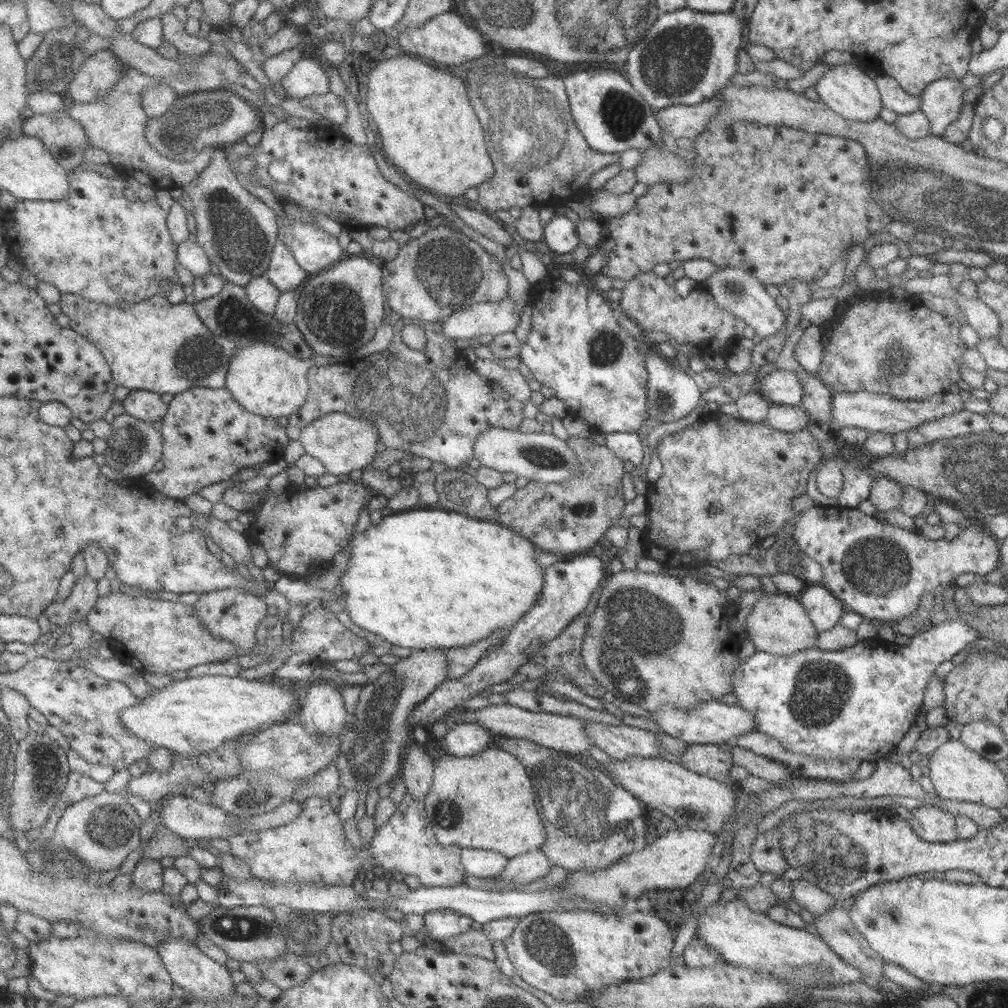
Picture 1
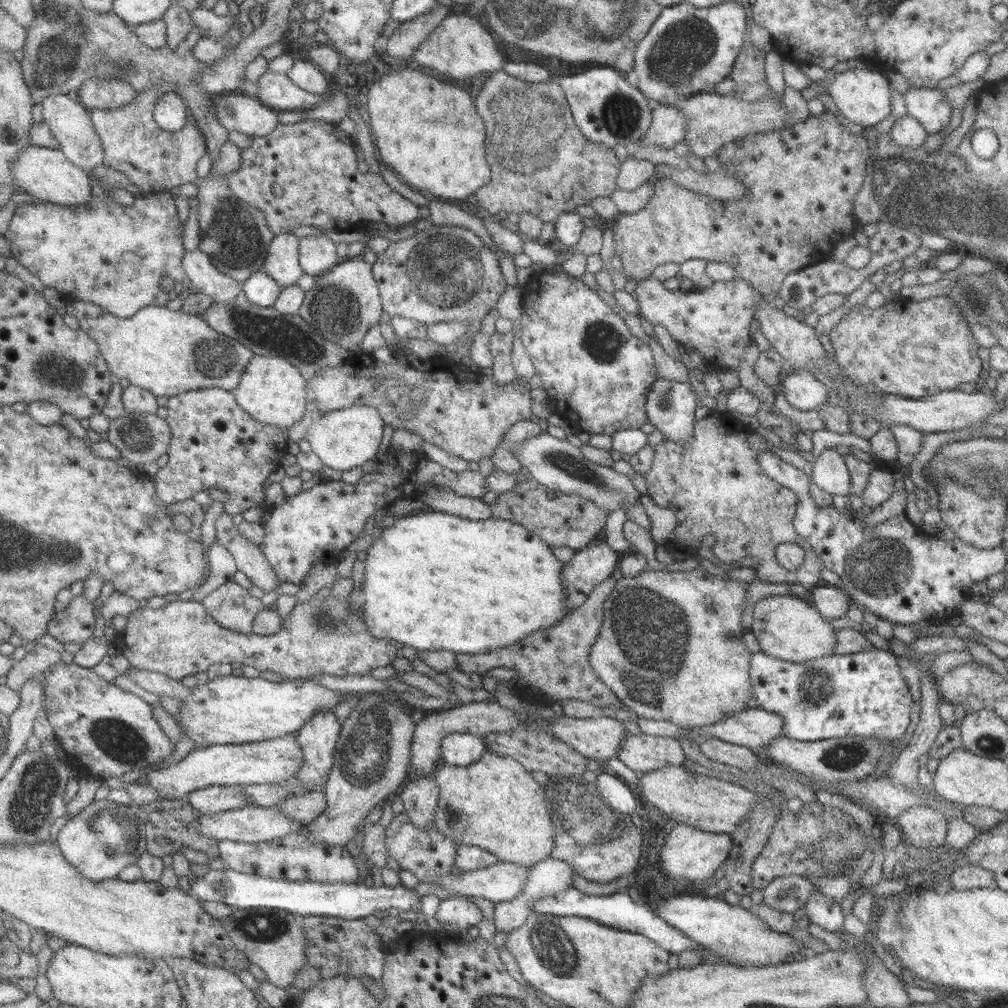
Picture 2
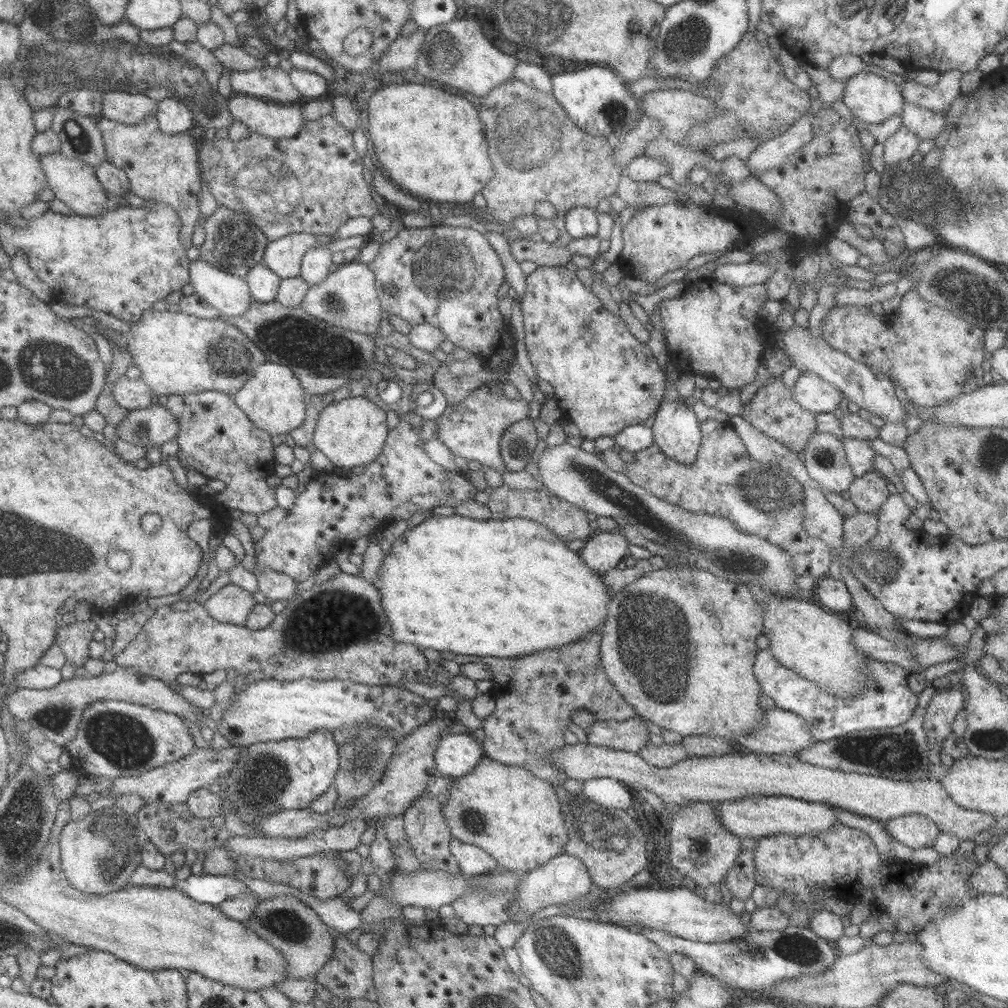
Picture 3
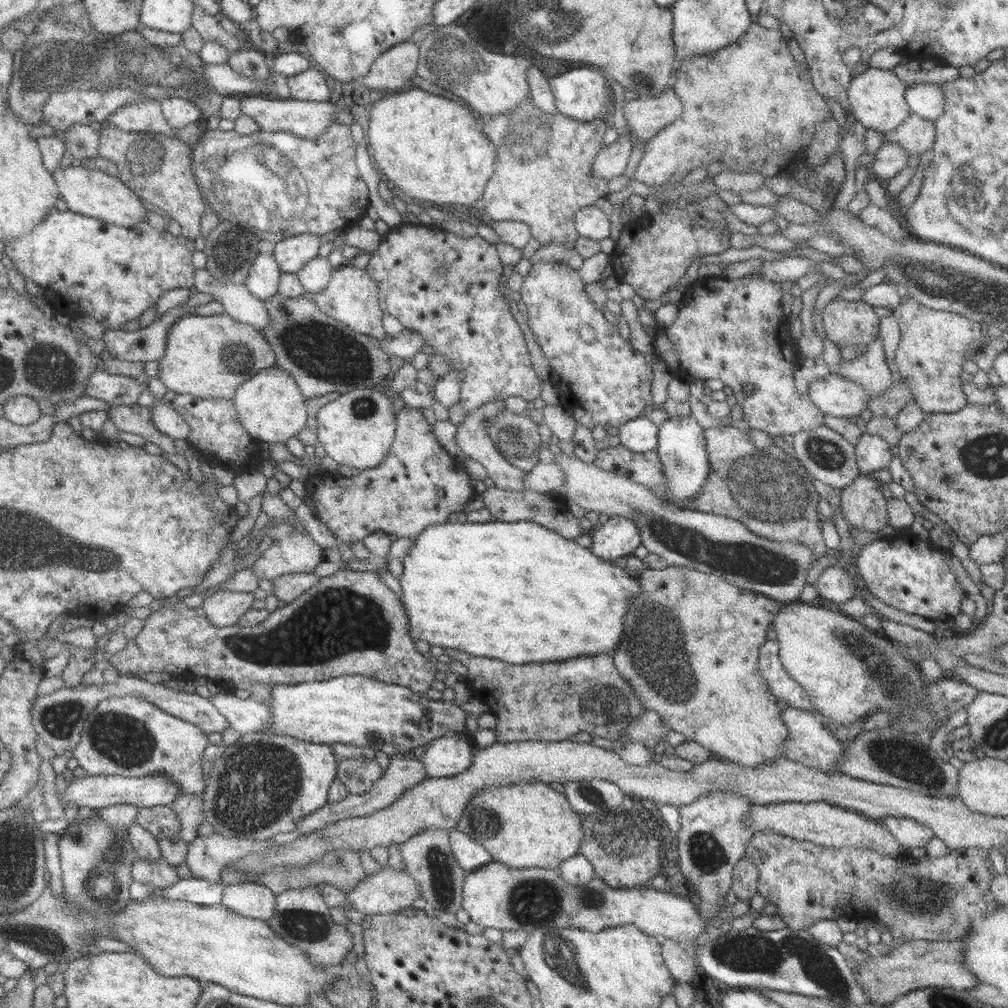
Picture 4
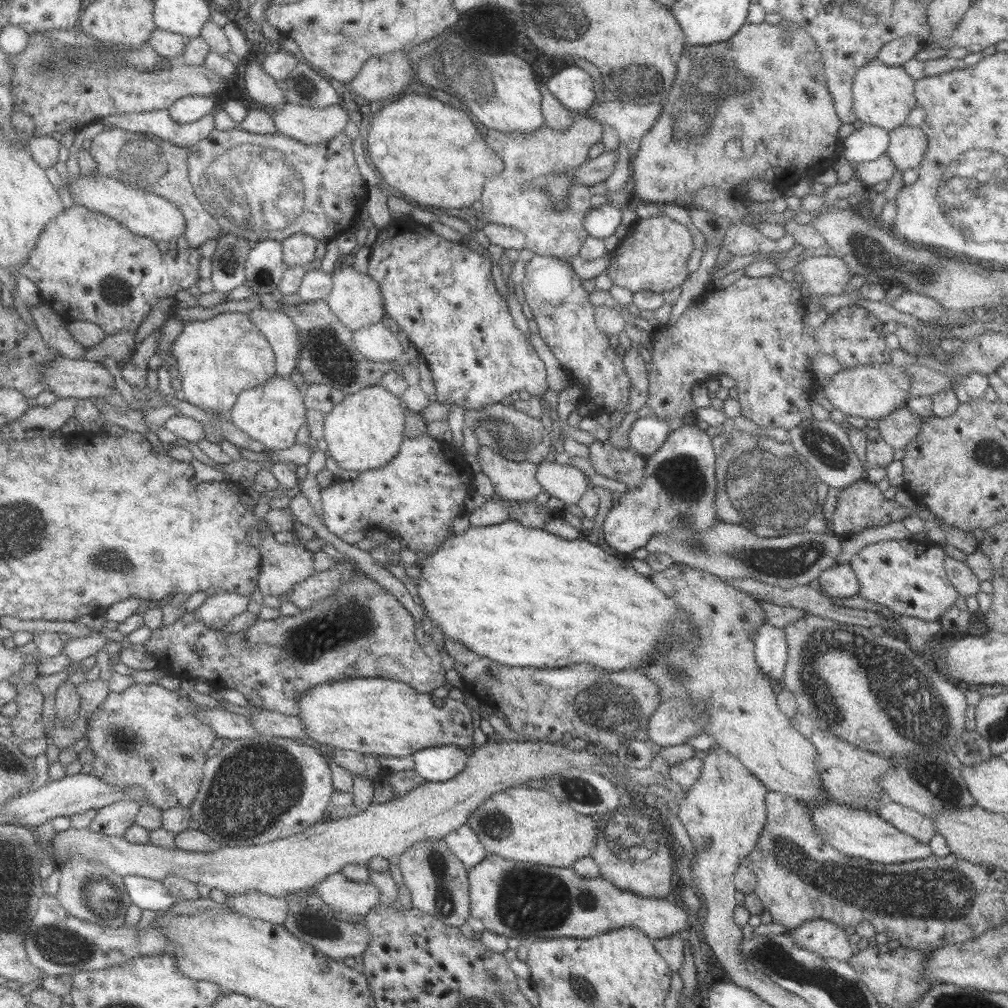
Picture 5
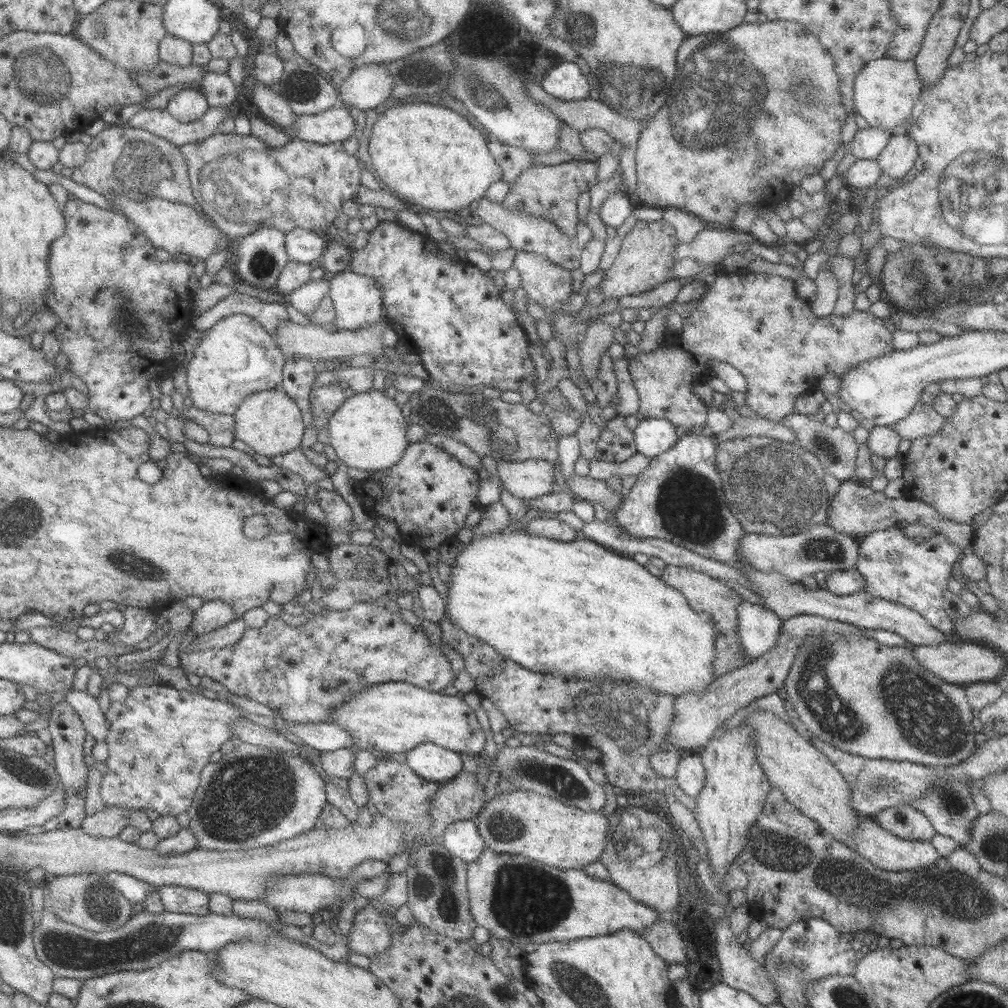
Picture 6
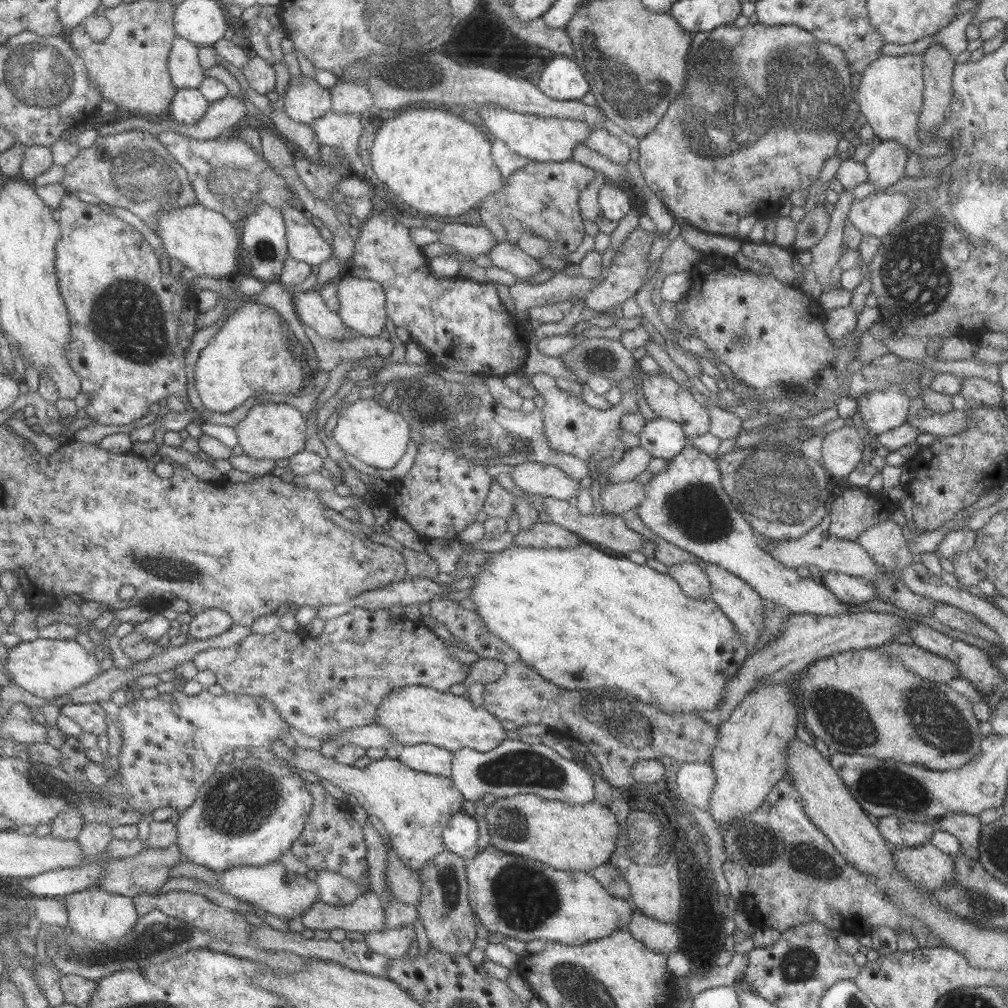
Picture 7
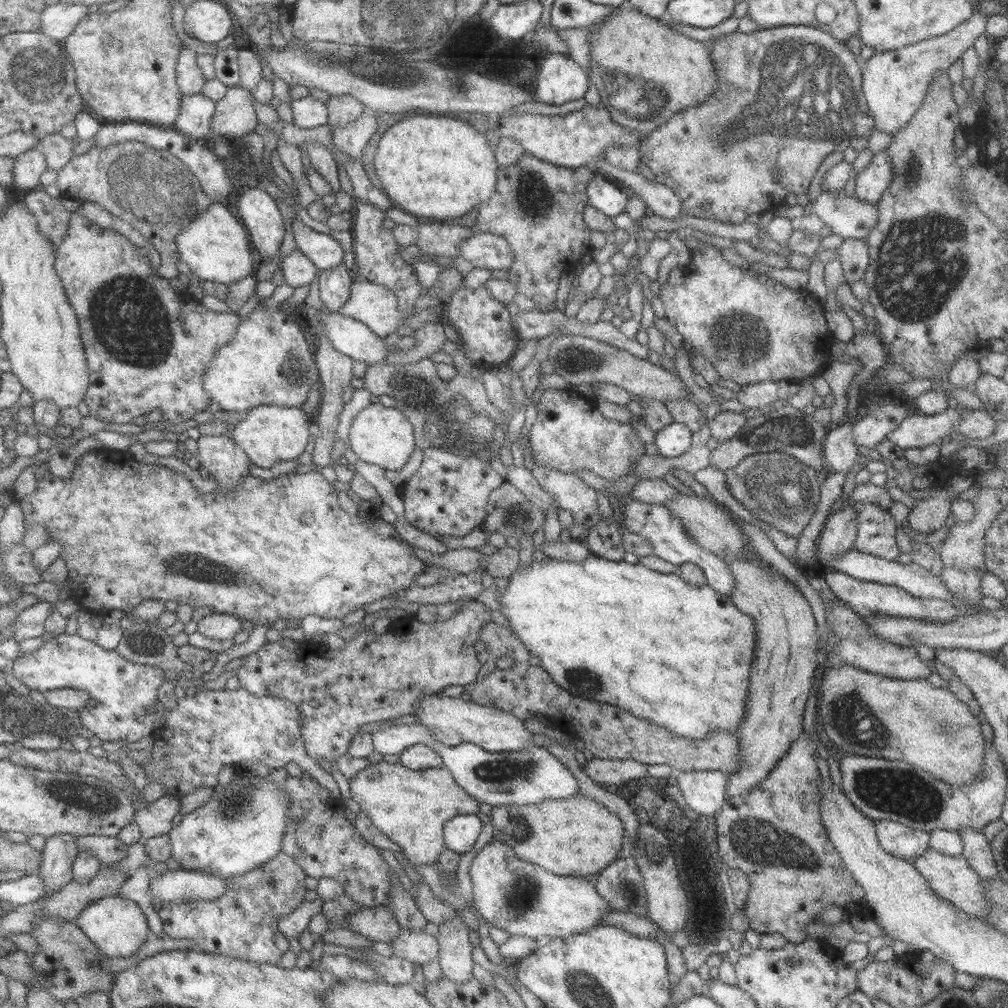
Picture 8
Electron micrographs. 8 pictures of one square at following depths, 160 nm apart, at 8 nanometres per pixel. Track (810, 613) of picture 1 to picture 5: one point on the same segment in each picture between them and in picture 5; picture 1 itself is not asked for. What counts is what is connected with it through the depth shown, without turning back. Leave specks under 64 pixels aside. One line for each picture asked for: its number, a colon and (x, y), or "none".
2: (831, 602)
3: (833, 596)
4: (834, 585)
5: (840, 581)

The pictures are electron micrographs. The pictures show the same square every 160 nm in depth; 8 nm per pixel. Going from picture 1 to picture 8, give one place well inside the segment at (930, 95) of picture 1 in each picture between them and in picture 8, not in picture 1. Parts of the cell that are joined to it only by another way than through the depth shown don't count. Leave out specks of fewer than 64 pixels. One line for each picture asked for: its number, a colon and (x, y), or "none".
2: (928, 107)
3: (925, 124)
4: (915, 134)
5: (906, 146)
6: (896, 160)
7: (886, 163)
8: (871, 182)

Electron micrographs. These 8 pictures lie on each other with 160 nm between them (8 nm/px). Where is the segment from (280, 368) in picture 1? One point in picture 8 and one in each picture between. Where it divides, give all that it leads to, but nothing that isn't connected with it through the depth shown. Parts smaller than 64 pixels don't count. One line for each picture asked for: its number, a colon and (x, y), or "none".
2: (272, 391)
3: (271, 398)
4: (269, 406)
5: (271, 413)
6: (269, 422)
7: (269, 430)
8: (267, 433)

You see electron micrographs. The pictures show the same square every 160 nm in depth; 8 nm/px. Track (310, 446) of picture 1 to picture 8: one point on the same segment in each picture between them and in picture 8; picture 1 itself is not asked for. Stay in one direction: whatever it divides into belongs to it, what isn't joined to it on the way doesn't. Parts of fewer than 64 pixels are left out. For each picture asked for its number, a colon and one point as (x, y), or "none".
2: (342, 439)
3: (350, 432)
4: (356, 429)
5: (363, 430)
6: (367, 432)
7: (374, 435)
8: (379, 435)

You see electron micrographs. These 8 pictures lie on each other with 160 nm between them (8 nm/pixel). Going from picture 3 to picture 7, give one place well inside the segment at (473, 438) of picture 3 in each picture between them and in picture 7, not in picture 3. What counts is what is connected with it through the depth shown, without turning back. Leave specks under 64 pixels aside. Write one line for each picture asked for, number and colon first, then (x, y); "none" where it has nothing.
4: (471, 436)
5: (513, 481)
6: (531, 478)
7: (539, 479)

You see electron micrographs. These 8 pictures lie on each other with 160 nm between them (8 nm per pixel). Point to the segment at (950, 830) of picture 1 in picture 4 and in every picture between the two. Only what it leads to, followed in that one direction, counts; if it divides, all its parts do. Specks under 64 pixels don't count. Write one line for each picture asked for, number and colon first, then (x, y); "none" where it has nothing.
2: (922, 826)
3: (913, 830)
4: (909, 833)

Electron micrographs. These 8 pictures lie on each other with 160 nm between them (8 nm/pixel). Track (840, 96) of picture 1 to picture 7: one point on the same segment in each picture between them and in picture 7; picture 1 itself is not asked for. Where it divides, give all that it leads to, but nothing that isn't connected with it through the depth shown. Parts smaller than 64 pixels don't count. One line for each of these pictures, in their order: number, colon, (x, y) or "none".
2: (862, 96)
3: (872, 97)
4: (876, 97)
5: (882, 96)
6: (884, 91)
7: (889, 94)

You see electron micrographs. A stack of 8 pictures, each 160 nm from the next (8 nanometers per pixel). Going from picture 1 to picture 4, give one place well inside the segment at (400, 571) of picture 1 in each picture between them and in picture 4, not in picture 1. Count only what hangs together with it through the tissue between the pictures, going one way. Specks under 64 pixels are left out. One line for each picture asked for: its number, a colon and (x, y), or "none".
2: (431, 581)
3: (508, 588)
4: (517, 592)

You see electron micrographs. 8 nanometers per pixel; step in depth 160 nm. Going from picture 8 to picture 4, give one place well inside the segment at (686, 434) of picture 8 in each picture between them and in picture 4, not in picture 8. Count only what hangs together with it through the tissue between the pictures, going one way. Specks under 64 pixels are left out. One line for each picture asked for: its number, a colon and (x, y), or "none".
4: (639, 435)
5: (646, 435)
6: (652, 436)
7: (661, 438)

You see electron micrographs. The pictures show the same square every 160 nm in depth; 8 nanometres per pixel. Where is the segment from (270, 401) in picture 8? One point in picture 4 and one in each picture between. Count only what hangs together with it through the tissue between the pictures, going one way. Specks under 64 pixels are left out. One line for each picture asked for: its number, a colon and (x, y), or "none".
4: (209, 356)
5: (217, 358)
6: (235, 357)
7: (250, 354)

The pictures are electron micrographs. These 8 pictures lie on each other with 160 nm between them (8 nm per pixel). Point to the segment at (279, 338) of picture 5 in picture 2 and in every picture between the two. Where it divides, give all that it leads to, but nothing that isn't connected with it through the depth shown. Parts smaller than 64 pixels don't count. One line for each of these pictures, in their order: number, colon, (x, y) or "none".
2: (196, 264)
3: (229, 294)
4: (238, 303)

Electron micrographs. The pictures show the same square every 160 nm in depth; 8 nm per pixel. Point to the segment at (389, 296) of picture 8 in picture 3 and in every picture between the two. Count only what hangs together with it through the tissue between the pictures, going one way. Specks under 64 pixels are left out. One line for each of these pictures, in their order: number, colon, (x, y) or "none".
3: (346, 298)
4: (351, 297)
5: (355, 299)
6: (357, 303)
7: (361, 308)

